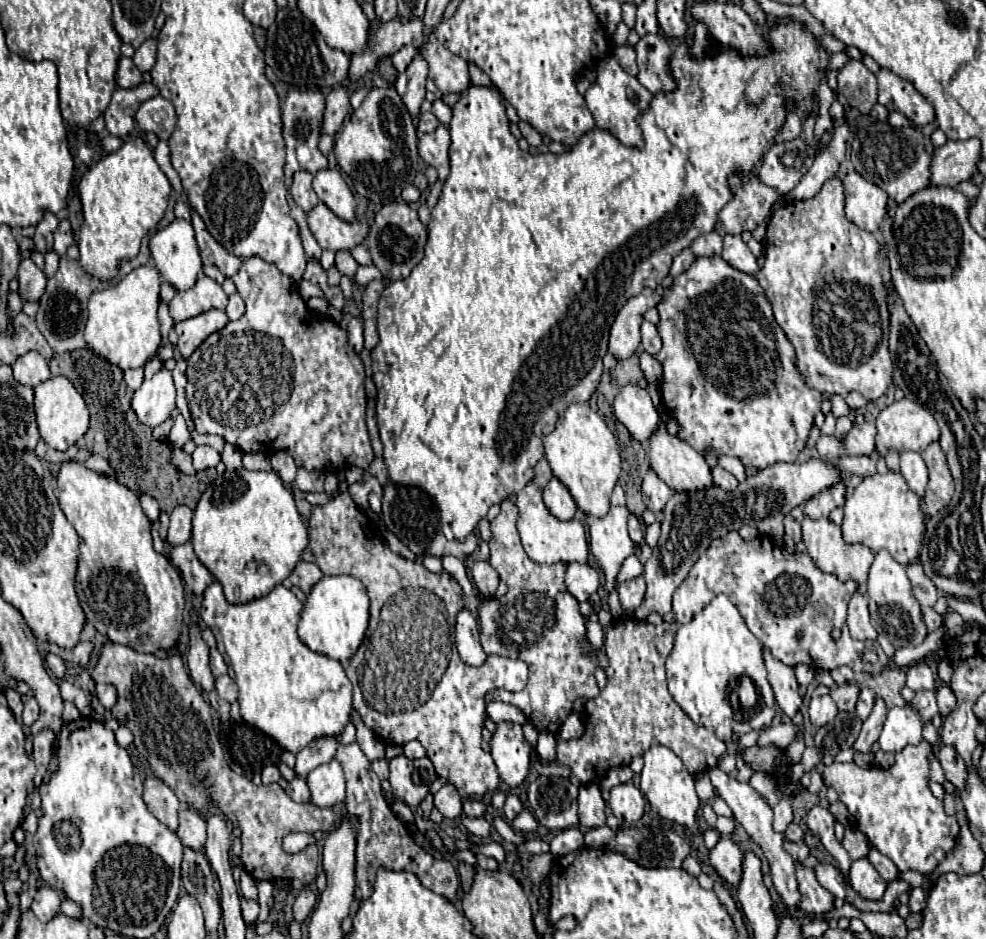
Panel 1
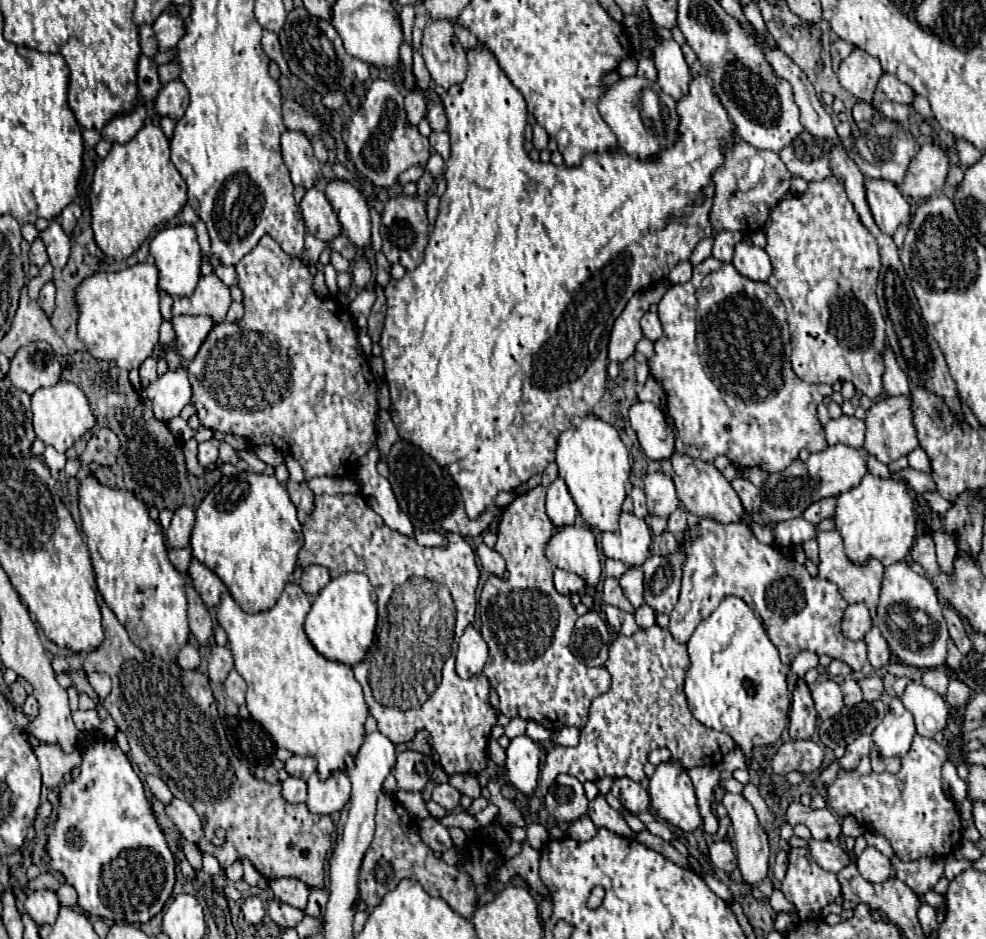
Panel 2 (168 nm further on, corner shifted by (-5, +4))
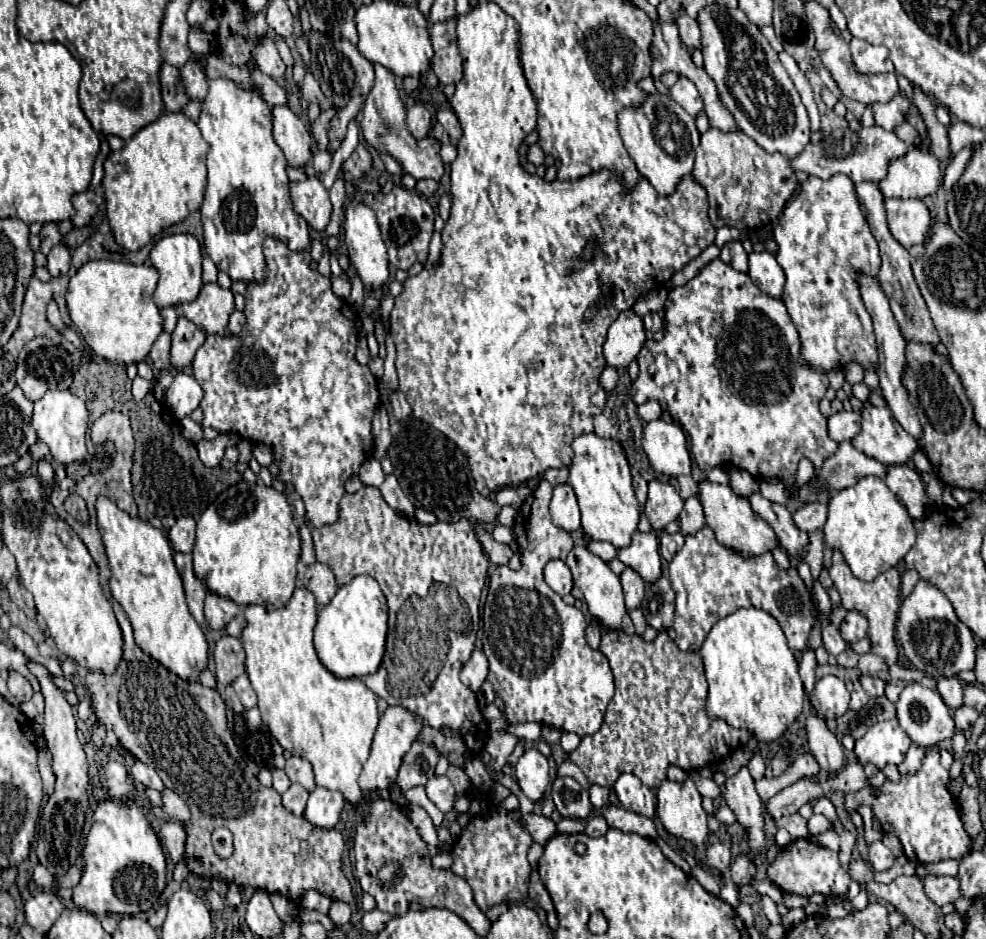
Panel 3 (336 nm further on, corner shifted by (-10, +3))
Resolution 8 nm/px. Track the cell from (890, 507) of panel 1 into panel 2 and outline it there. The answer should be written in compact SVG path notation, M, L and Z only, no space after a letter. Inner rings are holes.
M867 474L859 486L837 498L833 522L843 538L847 558L855 564L865 564L869 558L877 558L883 566L901 562L917 538L917 516L913 514L913 500L905 484L873 474Z

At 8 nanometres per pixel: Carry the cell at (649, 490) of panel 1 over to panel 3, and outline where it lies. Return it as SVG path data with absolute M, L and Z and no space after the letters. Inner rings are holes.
M658 479L648 483L648 501L644 513L652 523L654 531L662 531L670 521L678 519L682 507L684 507L684 499L678 495L672 483Z

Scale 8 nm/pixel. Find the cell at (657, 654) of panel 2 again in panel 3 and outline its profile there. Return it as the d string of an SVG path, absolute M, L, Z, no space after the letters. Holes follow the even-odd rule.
M608 631L602 635L600 651L610 661L616 683L616 695L608 703L602 727L594 735L582 737L578 749L568 755L568 759L582 769L582 773L590 783L612 787L622 773L632 773L644 785L656 789L666 779L666 761L684 771L698 771L702 767L724 761L732 751L746 745L748 739L752 737L748 735L748 731L728 727L724 721L708 719L704 711L708 683L704 677L702 659L694 651L680 651L666 631L660 631L656 639L650 643L644 641L640 635L626 635L624 631Z

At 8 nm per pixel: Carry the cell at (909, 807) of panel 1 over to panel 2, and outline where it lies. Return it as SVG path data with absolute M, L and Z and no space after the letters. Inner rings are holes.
M915 736L911 750L901 758L901 770L897 774L861 776L859 772L839 772L837 780L827 788L829 806L843 818L855 816L855 820L877 834L883 834L903 862L917 860L921 856L947 856L961 840L961 818L955 802L943 792L941 766L947 760L947 748L931 738Z

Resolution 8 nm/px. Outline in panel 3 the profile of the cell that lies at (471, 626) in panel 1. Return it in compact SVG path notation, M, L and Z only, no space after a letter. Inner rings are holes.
M474 649L470 659L464 663L460 679L464 685L472 687L472 691L478 691L482 683L488 679L488 659L482 649Z

